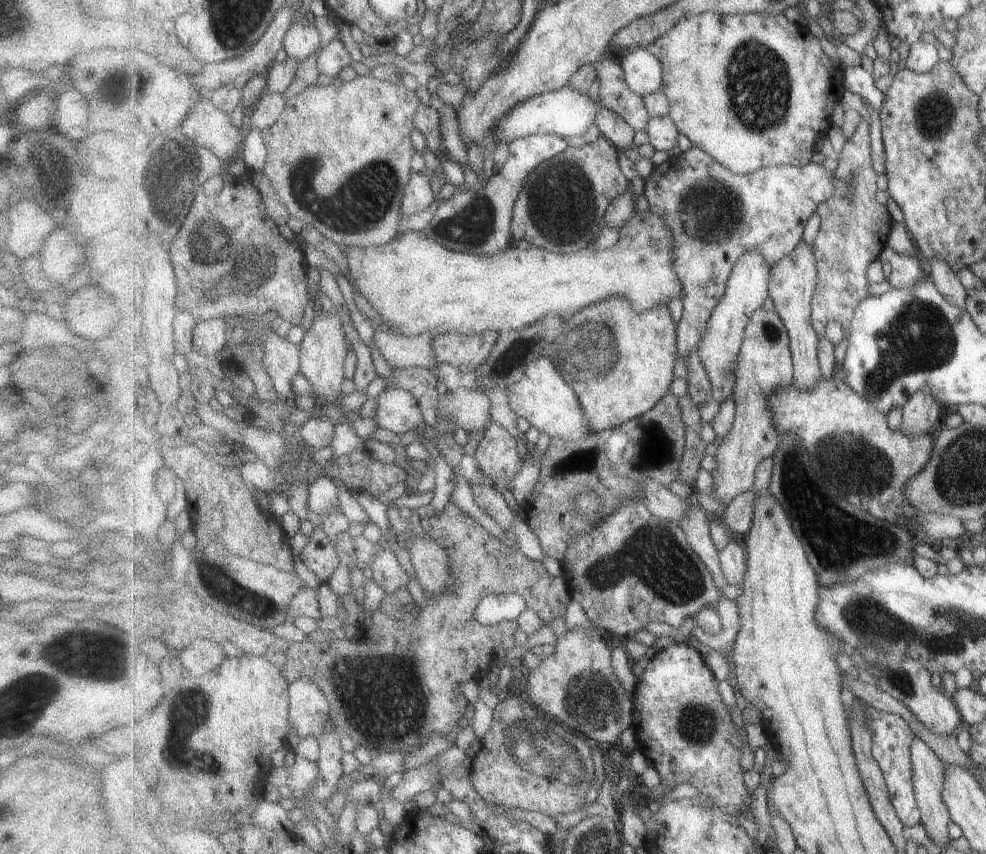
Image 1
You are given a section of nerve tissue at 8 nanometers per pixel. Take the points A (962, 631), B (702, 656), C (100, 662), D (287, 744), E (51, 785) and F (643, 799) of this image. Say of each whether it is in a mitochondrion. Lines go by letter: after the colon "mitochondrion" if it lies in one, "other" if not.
A: mitochondrion
B: other
C: mitochondrion
D: other
E: other
F: other

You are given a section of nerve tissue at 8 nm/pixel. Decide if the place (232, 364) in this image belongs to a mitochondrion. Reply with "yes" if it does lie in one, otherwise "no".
no

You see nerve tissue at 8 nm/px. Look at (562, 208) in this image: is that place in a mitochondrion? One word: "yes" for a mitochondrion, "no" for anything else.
yes

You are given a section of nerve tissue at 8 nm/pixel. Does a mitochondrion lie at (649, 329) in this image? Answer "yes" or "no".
no

